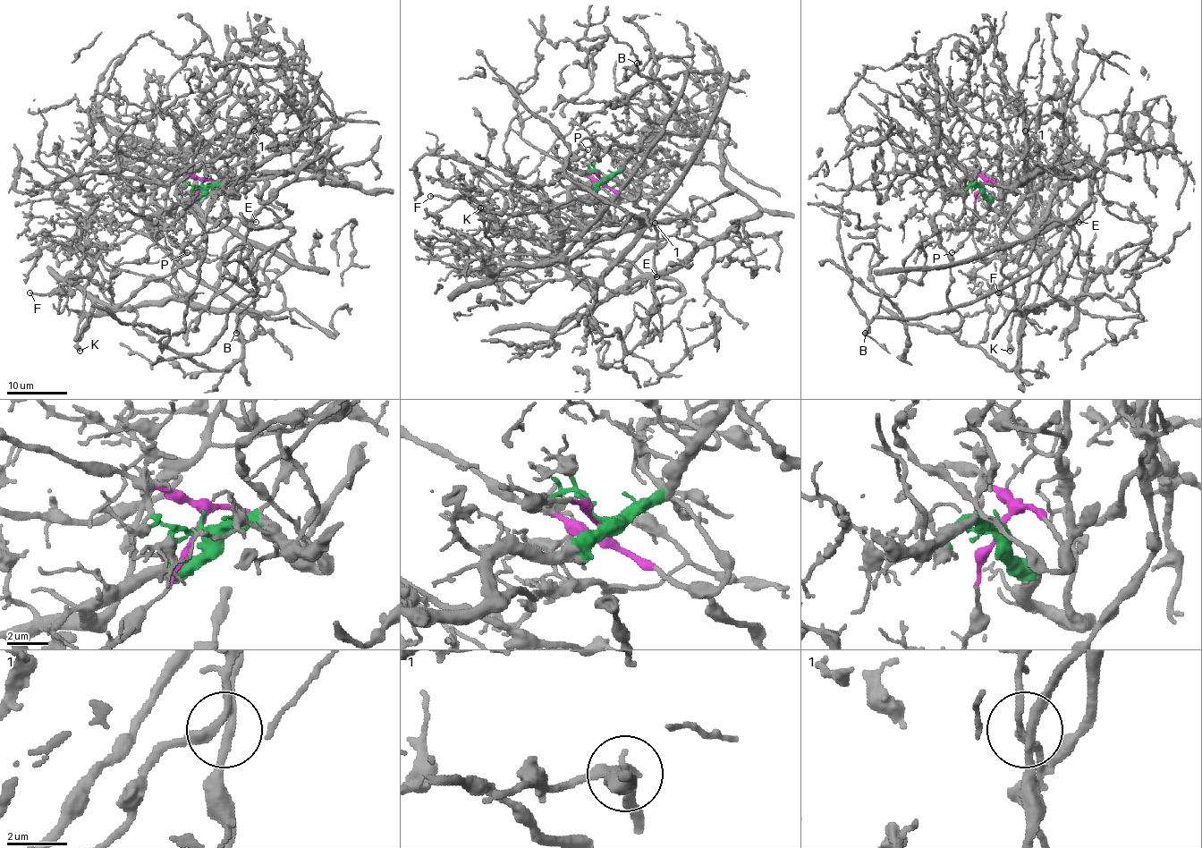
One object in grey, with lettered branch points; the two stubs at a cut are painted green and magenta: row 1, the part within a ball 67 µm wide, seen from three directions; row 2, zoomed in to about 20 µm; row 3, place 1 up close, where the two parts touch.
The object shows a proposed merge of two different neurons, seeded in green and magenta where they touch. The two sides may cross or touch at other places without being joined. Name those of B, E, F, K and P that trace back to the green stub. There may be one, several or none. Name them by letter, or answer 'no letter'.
no letter

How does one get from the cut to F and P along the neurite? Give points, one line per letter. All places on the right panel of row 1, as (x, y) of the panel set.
F: (982, 185), (1000, 191), (1021, 159), (1026, 194), (1000, 231), (1017, 304), (1029, 274), (1017, 269), (999, 292)
P: (982, 185), (967, 237), (952, 252)

